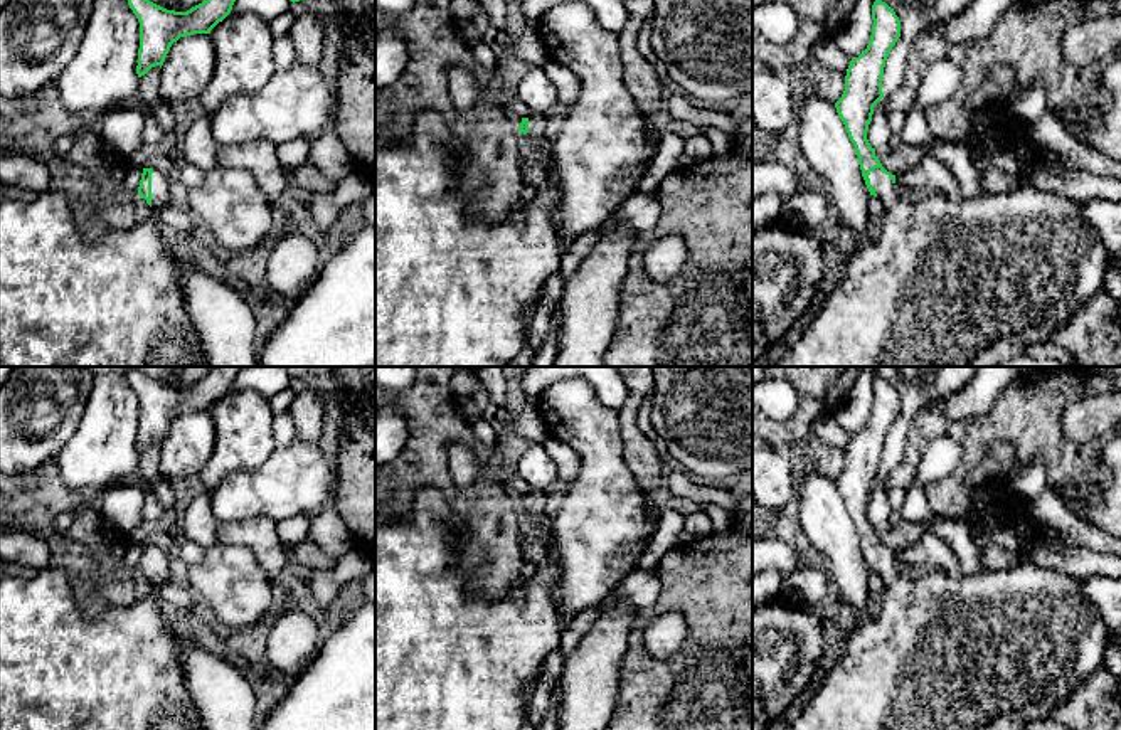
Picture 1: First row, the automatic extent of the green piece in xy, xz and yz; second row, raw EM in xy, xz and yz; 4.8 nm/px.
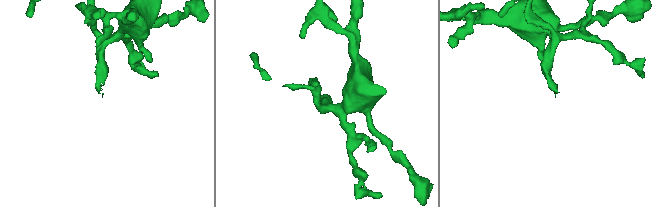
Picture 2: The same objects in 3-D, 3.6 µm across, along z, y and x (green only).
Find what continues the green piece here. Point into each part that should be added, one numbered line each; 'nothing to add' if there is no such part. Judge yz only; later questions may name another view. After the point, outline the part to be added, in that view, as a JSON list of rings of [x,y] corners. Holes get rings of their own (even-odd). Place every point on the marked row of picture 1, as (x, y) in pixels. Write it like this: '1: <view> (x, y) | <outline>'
1: yz (941, 283) | [[[880,168],[872,170],[869,178],[885,207],[882,220],[877,224],[874,235],[858,242],[857,249],[847,257],[843,278],[816,306],[810,325],[796,343],[769,367],[998,367],[1017,355],[1027,353],[1028,346],[1037,341],[1050,341],[1050,336],[1102,288],[1109,251],[1097,230],[1082,217],[1079,202],[1037,190],[1023,182],[1003,193],[976,193],[954,200],[946,193],[932,192],[922,200],[906,202],[894,193],[892,180]]]

